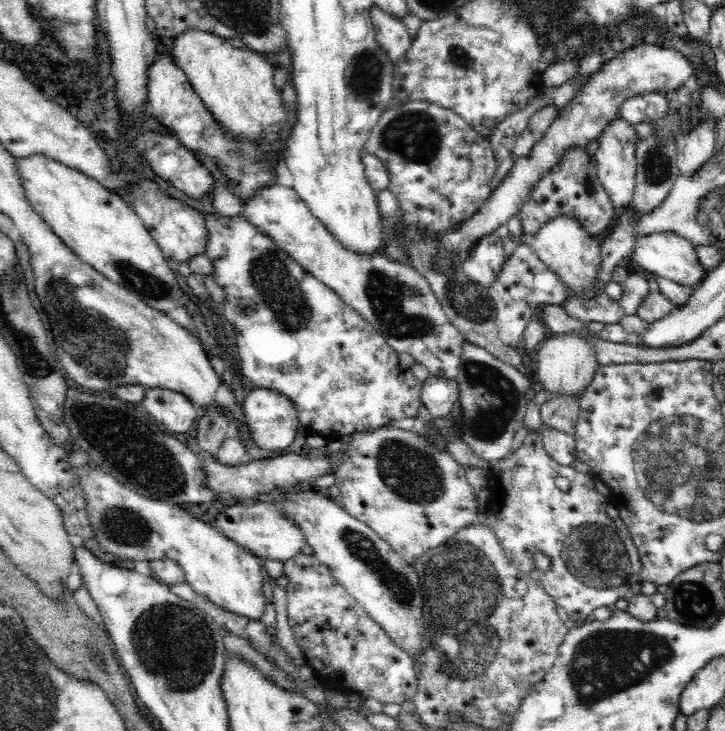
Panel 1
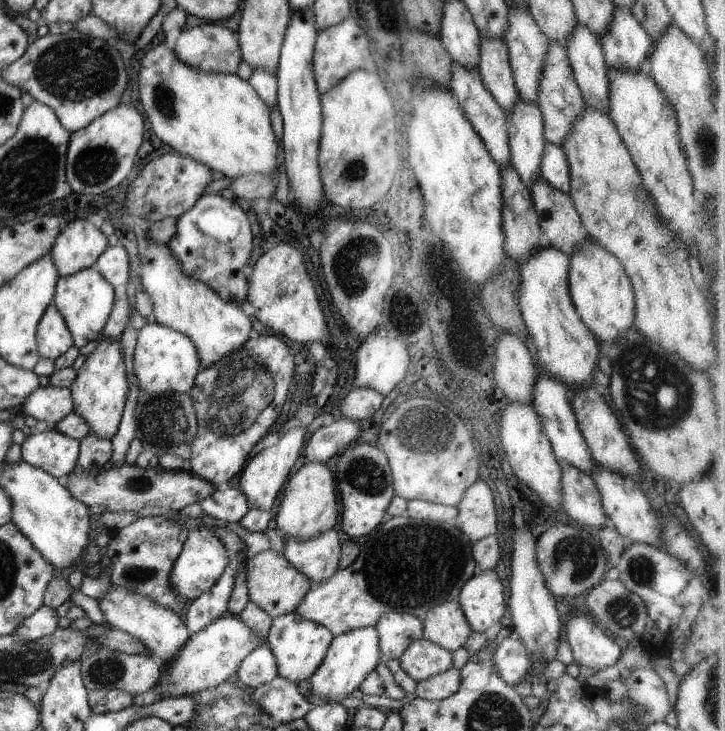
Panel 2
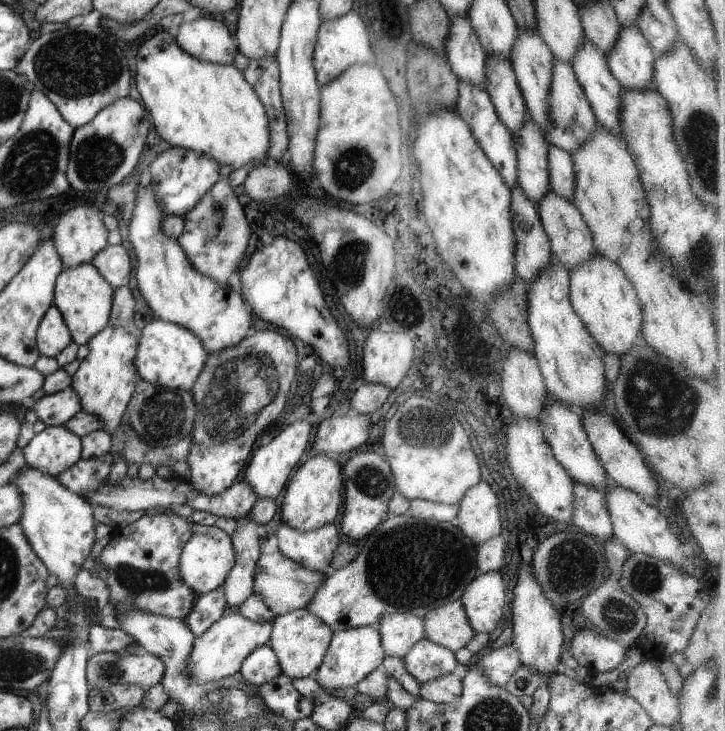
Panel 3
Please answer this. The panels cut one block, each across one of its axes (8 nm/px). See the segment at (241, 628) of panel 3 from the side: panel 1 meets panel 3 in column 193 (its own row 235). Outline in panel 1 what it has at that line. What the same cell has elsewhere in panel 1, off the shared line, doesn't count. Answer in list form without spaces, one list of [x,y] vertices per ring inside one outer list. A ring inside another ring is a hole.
[[[650,232],[638,236],[631,252],[634,264],[645,272],[678,282],[678,284],[697,286],[702,274],[707,274],[698,262],[694,246],[674,232]]]

